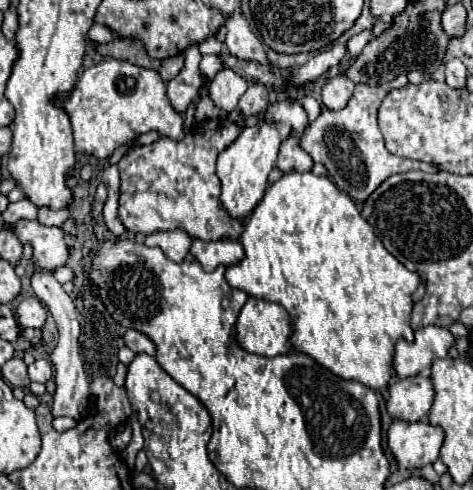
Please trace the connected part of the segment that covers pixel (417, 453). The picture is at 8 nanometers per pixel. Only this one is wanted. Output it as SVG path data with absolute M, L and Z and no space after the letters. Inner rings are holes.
M395 419L387 437L399 467L415 469L439 459L439 449L443 445L445 433L441 427L431 425L429 421L409 423Z

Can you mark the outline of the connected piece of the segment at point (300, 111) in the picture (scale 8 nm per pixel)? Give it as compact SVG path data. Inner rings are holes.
M297 99L277 101L259 115L259 121L255 125L243 127L239 137L225 151L219 153L217 175L221 179L221 203L225 205L231 217L247 217L255 209L255 205L263 199L263 193L267 189L267 177L277 163L281 143L291 133L301 135L307 125L307 113Z

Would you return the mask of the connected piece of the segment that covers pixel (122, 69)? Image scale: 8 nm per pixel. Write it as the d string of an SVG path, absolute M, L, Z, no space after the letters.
M105 59L81 73L75 89L57 101L73 125L75 151L107 159L119 145L133 141L141 133L157 131L173 141L183 141L185 119L171 107L167 85L155 69L137 67L129 61Z

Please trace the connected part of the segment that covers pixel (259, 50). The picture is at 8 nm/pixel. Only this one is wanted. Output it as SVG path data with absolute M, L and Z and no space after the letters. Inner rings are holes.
M235 13L235 17L229 17L225 27L227 27L225 45L233 57L245 59L245 61L267 63L263 43L253 35L253 31L249 29L249 23L245 21L241 13Z

